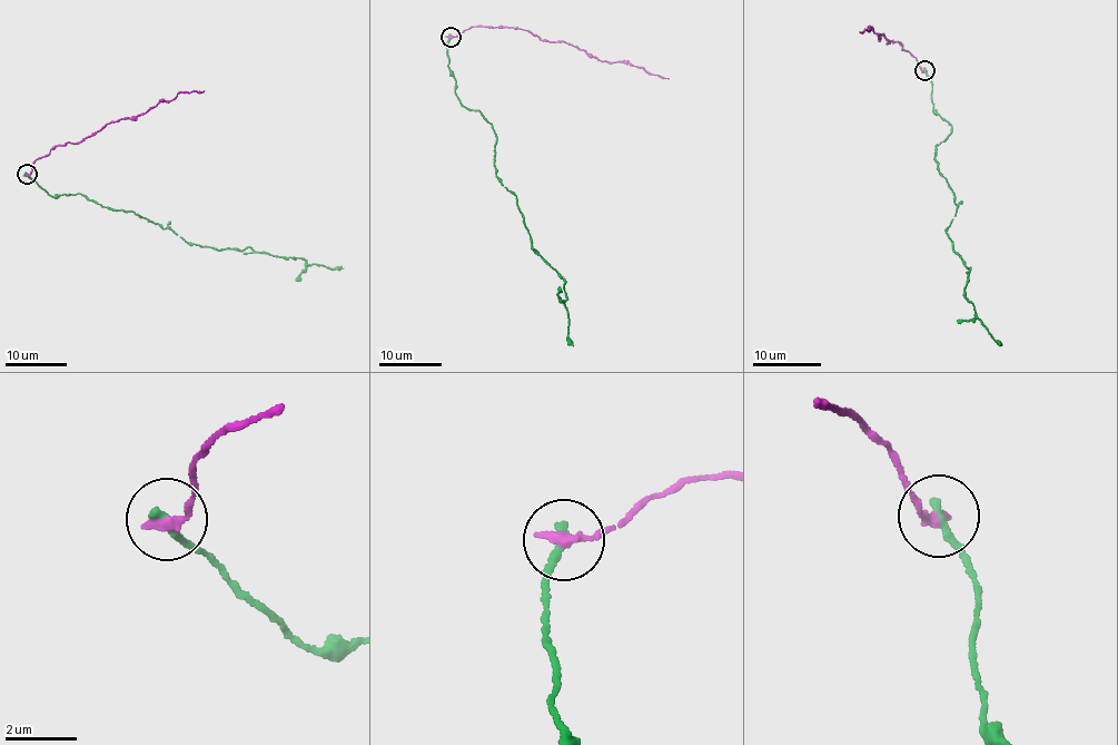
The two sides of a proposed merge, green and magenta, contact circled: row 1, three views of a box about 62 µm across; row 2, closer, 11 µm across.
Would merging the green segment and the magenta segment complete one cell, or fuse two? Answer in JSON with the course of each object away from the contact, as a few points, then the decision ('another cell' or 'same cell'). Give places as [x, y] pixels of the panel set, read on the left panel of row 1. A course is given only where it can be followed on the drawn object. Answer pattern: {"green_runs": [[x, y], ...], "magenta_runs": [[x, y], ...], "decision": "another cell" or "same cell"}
{"green_runs": [[27, 174], [51, 196], [85, 197], [140, 215], [193, 244], [344, 268]], "magenta_runs": [[27, 174], [35, 162], [56, 146], [77, 145], [110, 123], [132, 119], [179, 92], [204, 90]], "decision": "another cell"}

